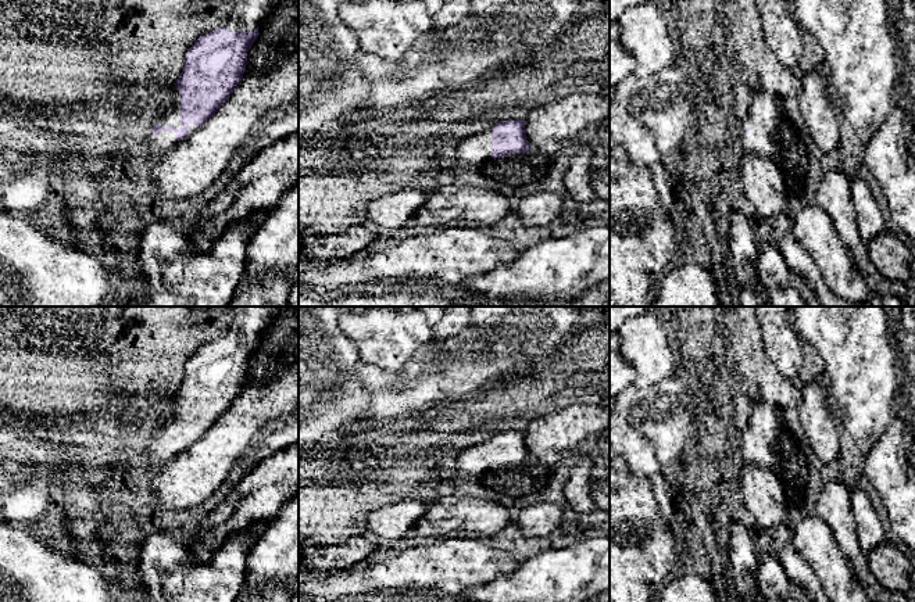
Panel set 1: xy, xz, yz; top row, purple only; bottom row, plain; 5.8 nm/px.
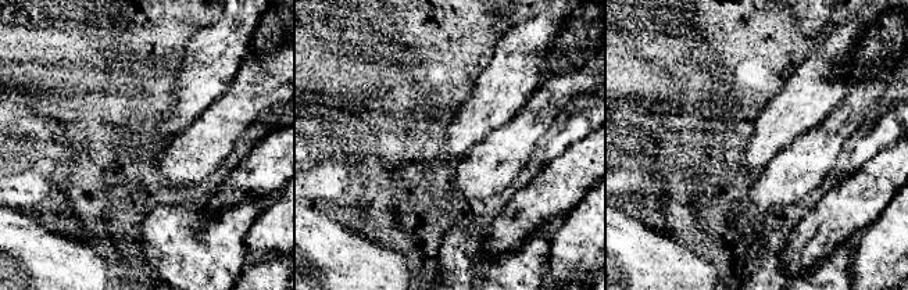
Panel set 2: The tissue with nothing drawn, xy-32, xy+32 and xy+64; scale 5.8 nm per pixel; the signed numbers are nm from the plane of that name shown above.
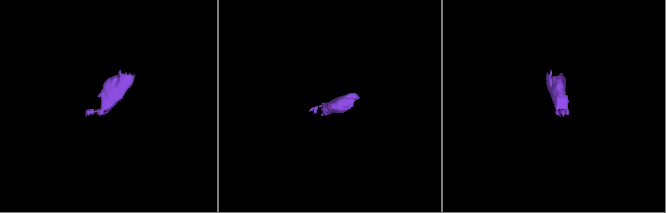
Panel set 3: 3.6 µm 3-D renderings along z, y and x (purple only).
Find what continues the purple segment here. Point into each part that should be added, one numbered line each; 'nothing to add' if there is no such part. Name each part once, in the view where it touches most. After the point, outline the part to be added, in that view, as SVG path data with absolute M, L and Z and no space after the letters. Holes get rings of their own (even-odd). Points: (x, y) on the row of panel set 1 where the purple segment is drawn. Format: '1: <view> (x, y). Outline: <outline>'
1: xy (247, 14). Outline: M233 0L233 12L225 28L232 32L254 32L278 0Z
2: xy (172, 115). Outline: M175 89L172 92L172 100L169 108L158 118L161 128L172 125L175 129L183 128L181 122L181 90Z

